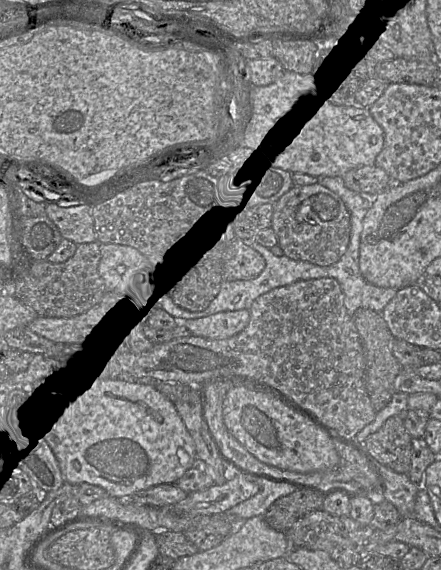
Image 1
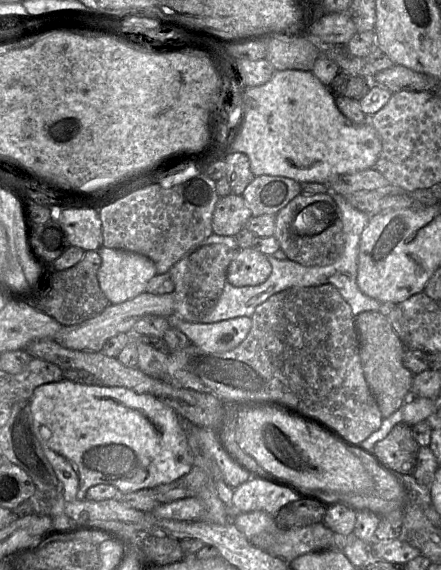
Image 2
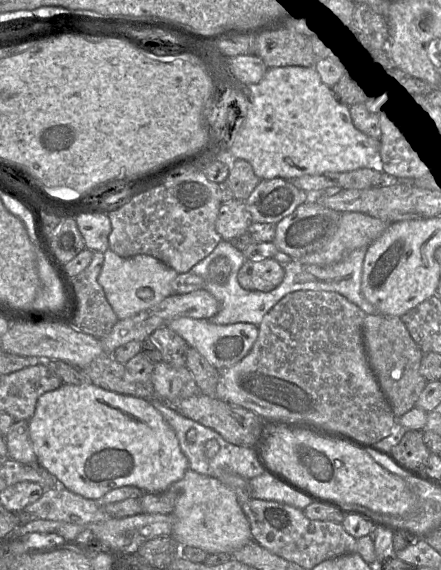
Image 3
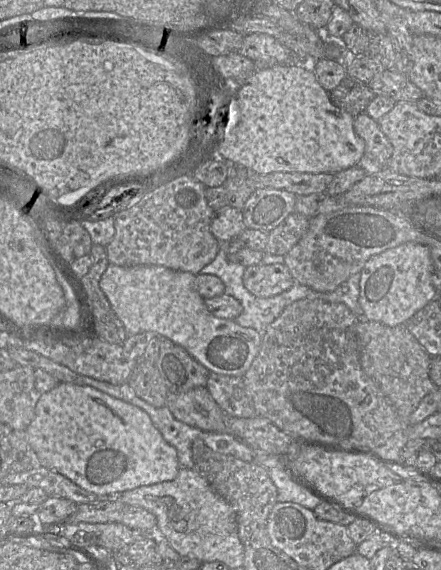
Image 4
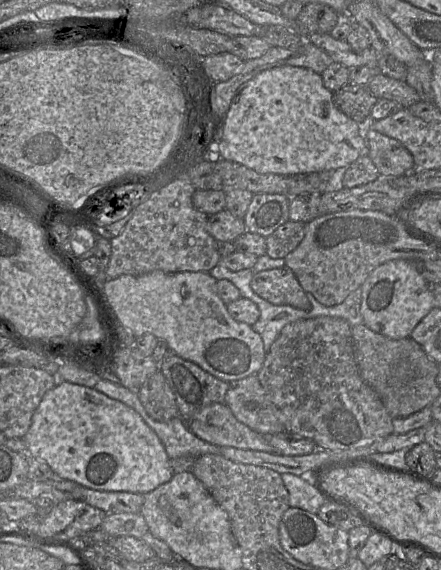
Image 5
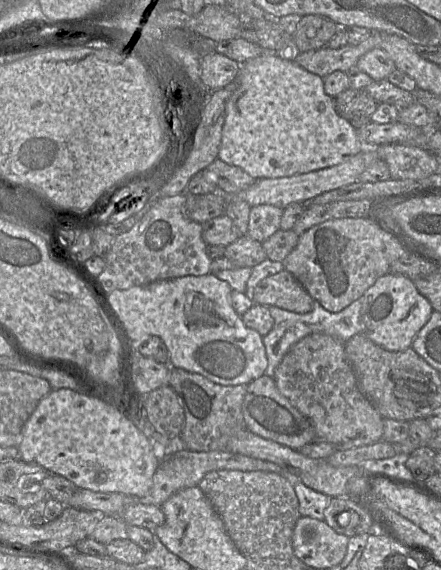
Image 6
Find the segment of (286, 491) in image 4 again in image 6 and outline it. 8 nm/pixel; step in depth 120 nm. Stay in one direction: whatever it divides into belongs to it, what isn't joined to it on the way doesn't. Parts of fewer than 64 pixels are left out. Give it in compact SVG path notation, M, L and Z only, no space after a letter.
M288 472L279 473L285 477L293 486L299 502L299 512L301 516L324 520L324 510L329 505L330 497L307 487L301 479Z

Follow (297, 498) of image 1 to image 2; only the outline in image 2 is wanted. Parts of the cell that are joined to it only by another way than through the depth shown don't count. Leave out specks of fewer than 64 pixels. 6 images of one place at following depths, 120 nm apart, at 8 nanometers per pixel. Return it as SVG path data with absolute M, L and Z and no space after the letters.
M297 500L280 509L275 520L284 529L323 523L330 506L312 500Z

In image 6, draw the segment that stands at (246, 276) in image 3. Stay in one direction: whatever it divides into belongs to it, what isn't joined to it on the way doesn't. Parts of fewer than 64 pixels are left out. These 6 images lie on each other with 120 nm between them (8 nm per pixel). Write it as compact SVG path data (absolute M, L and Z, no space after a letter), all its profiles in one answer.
M287 270L261 280L252 294L255 304L306 314L313 309L313 299L297 279Z

